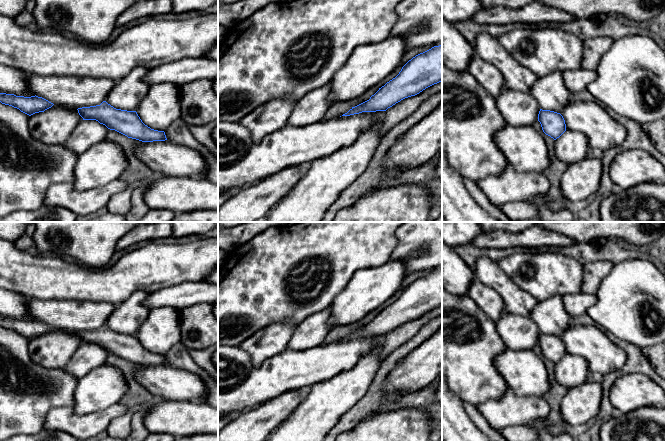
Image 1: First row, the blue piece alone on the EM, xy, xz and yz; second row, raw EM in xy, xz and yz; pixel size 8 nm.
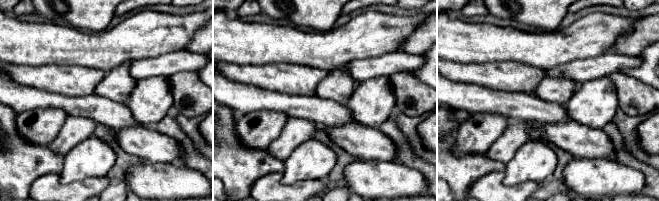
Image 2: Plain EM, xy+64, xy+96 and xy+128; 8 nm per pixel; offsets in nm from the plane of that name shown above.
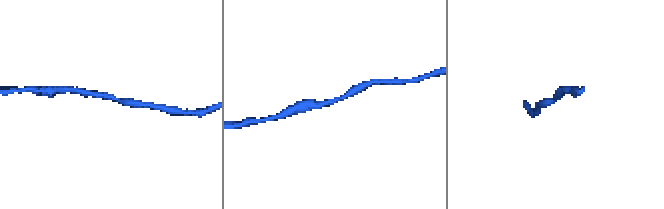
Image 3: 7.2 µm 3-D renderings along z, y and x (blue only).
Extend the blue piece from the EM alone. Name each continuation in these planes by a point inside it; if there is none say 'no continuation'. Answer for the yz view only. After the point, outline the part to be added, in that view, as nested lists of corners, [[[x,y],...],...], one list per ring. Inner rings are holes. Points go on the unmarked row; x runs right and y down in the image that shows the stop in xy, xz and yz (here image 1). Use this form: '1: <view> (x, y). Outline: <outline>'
1: yz (571, 371). Outline: [[[568,353],[555,364],[555,380],[568,390],[587,382],[588,372],[586,360]]]

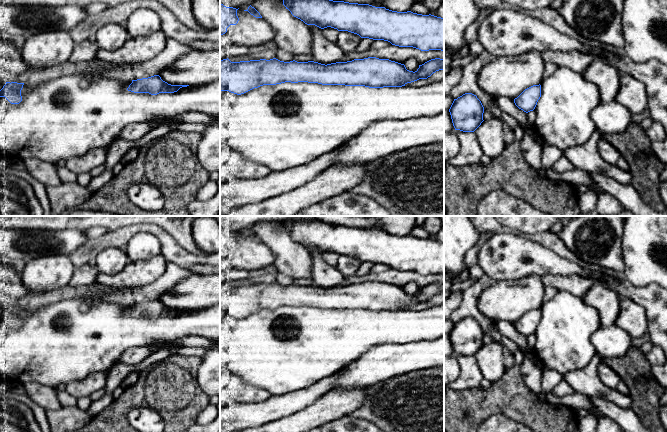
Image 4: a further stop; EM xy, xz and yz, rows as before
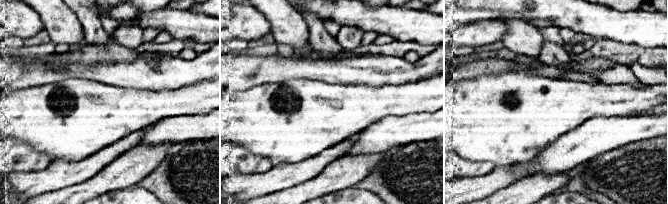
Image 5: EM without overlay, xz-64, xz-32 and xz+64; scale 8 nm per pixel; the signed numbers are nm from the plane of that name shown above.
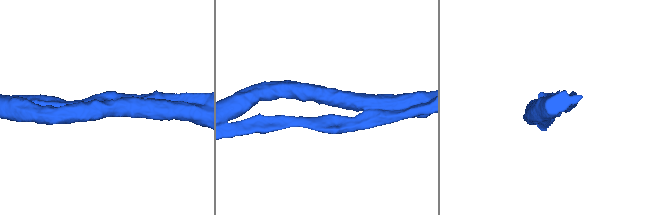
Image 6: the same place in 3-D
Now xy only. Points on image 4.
no continuation

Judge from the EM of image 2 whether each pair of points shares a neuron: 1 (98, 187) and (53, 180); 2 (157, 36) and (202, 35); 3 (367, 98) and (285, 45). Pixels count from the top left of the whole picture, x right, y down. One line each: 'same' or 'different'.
1: same
2: different
3: different

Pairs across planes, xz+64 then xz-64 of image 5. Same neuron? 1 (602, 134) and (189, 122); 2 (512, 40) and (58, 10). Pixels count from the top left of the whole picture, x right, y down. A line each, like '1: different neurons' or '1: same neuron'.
1: same neuron
2: same neuron

